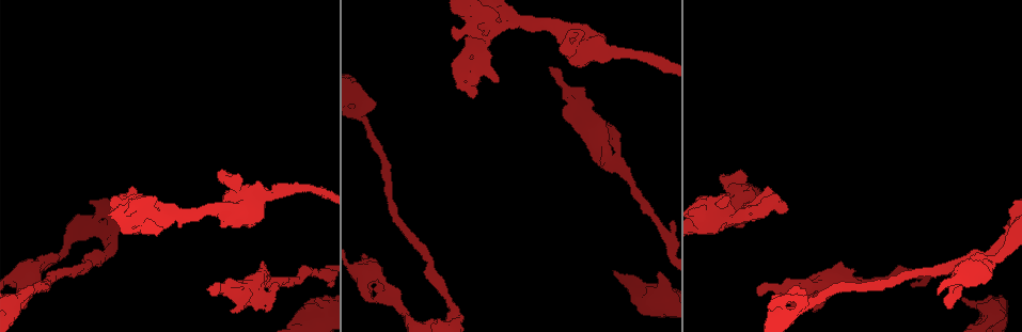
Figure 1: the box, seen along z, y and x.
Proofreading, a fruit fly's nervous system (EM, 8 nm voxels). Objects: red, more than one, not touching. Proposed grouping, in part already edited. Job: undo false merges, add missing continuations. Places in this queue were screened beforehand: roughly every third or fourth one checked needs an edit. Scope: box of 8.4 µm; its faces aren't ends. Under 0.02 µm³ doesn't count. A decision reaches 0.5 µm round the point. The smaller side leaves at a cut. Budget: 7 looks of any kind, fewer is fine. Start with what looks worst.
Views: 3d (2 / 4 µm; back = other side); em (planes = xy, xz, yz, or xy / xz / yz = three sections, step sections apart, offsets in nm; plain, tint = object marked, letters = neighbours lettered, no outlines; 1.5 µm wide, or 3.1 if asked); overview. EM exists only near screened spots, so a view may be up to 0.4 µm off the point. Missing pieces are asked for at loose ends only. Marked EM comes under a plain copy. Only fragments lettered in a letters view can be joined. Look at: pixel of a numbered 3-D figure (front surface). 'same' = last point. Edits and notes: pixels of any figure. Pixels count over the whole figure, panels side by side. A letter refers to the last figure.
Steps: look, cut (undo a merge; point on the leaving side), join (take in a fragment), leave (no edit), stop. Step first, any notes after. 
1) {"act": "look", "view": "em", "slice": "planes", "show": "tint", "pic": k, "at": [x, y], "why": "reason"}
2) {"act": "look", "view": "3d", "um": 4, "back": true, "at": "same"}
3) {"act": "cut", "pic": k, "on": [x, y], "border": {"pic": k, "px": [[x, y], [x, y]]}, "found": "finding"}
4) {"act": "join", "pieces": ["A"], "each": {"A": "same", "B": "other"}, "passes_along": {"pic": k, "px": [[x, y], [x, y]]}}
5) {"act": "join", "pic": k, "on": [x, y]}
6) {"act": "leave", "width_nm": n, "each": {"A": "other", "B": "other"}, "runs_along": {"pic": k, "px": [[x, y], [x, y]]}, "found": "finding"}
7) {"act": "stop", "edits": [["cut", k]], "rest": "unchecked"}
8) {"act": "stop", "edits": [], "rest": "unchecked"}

{"act": "look", "view": "em", "slice": "xz", "step": 4, "show": "letters", "pic": 1, "at": [156, 198], "why": "an open end"}

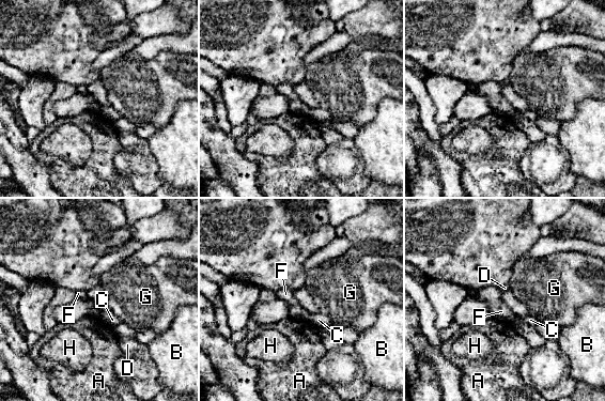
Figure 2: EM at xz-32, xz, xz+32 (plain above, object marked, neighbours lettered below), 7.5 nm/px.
{"act": "look", "view": "em", "slice": "planes", "show": "letters", "at": "same", "why": "cut it another way"}

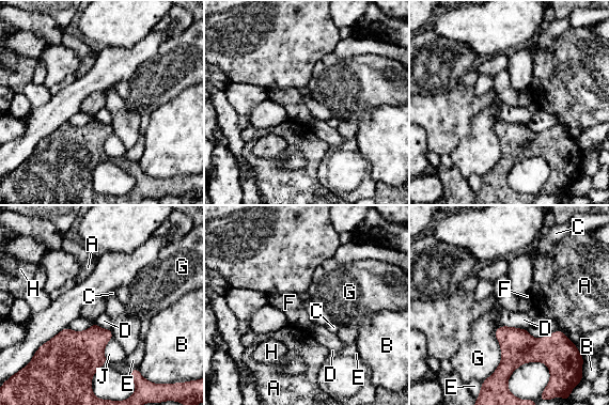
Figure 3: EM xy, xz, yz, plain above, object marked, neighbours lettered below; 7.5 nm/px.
{"act": "leave", "each": {"A": "other", "B": "other", "C": "other", "D": "other", "E": "other", "F": "other", "G": "other", "H": "other", "J": "other"}, "border": {"pic": 3, "px": [[499, 325], [500, 362], [481, 383]]}, "found": "none of them fits"}

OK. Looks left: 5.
{"act": "look", "view": "3d", "um": 4, "pic": 1, "at": [27, 306], "why": "free end"}

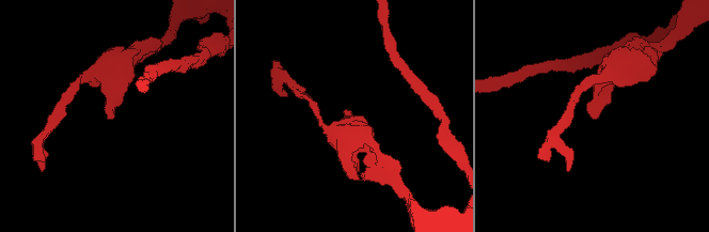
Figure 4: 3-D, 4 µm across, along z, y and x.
{"act": "look", "view": "em", "um": 3.1, "slice": "yz", "step": 8, "show": "tint", "pic": 4, "at": [112, 114]}

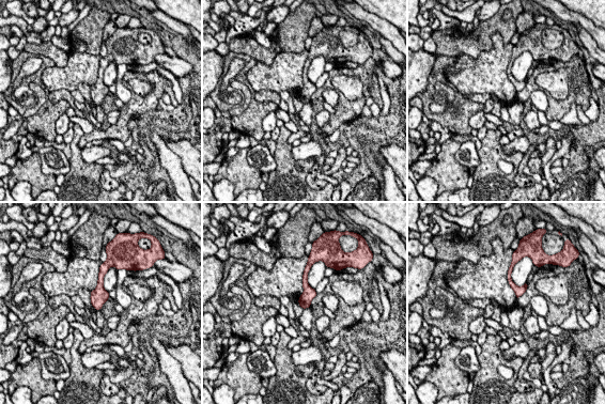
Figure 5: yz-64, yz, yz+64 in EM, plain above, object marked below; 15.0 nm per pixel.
{"act": "look", "view": "em", "um": 3.1, "slice": "planes", "show": "letters", "at": "same"}

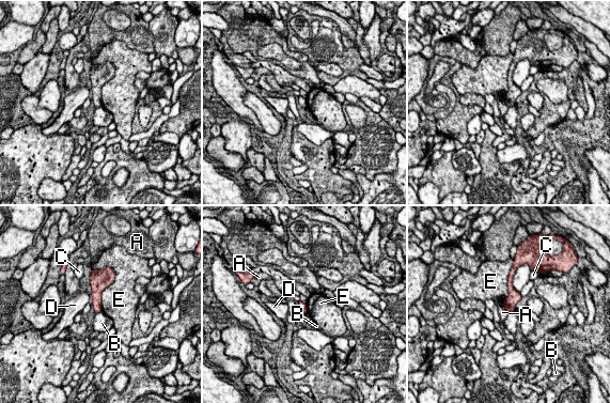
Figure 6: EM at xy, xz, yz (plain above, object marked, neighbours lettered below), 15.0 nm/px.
{"act": "leave", "width_nm": 130, "each": {"A": "other", "B": "other", "C": "other", "D": "other", "E": "other"}, "border": {"pic": 6, "px": [[115, 275], [102, 292], [102, 310]]}, "found": "none of them fits"}

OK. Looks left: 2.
{"act": "stop", "edits": [], "rest": "unchecked"}

